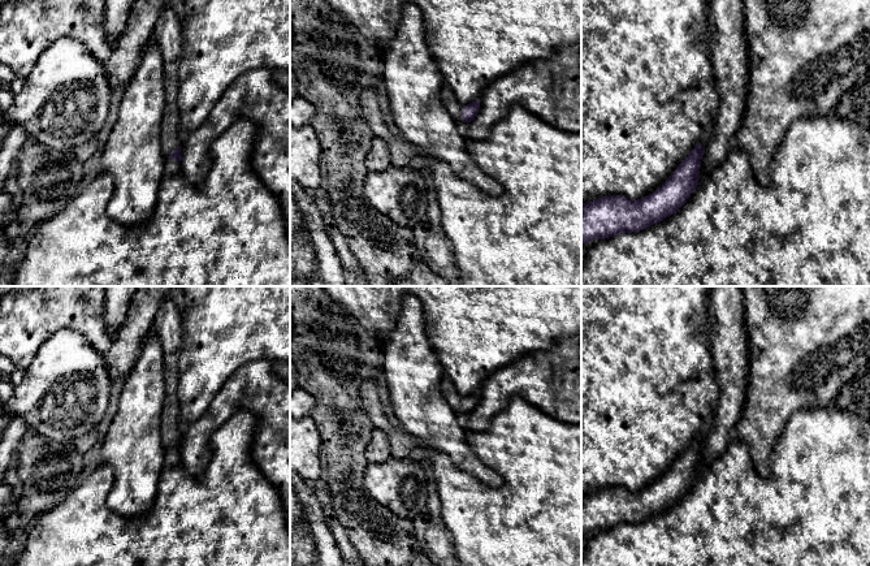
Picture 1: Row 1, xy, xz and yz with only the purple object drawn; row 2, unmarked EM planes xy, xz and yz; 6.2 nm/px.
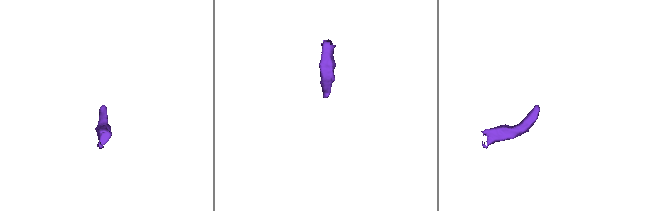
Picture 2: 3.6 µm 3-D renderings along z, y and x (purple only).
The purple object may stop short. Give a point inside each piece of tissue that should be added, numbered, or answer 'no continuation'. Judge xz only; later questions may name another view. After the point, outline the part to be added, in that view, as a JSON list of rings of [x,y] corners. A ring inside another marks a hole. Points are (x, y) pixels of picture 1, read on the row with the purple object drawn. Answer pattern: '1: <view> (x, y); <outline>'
1: xz (453, 106); [[[443,83],[441,87],[441,99],[447,109],[447,112],[451,115],[451,117],[456,122],[460,122],[463,105],[456,100],[455,94],[450,88],[450,86],[446,83]]]

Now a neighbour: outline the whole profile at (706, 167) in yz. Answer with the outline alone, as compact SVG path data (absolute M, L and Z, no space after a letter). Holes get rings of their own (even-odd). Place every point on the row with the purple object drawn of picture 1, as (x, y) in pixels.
M710 0L709 18L714 34L714 40L710 46L710 57L717 78L717 87L720 92L720 105L713 129L701 142L705 152L702 154L698 183L714 170L733 146L733 137L741 125L746 109L749 85L748 44L744 34L744 1Z

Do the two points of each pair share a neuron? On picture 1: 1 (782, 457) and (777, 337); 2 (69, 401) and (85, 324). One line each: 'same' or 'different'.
1: different
2: different

